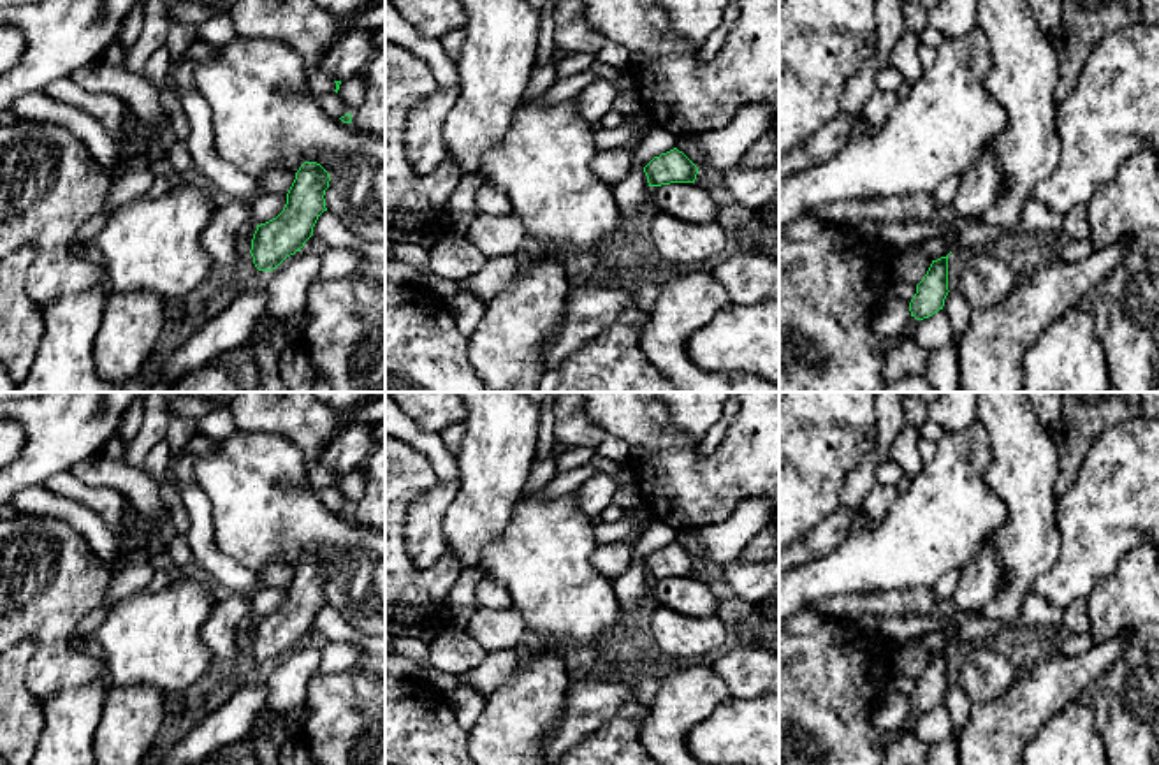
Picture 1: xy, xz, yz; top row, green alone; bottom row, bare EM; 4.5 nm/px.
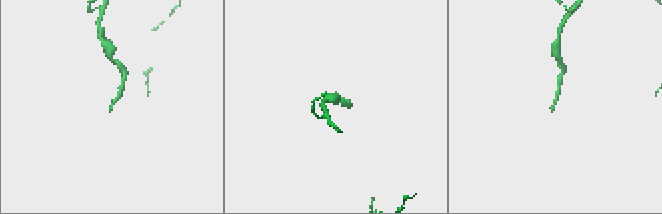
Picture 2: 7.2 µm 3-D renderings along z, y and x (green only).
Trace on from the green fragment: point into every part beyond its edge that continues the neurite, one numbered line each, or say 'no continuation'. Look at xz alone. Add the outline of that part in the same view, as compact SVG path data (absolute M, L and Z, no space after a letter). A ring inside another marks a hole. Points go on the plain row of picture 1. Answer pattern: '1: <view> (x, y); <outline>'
no continuation

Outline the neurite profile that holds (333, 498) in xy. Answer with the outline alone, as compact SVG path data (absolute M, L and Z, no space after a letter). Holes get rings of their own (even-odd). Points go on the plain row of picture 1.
M325 485L317 491L317 496L322 499L324 506L331 512L339 514L341 510L348 508L350 503L336 485Z

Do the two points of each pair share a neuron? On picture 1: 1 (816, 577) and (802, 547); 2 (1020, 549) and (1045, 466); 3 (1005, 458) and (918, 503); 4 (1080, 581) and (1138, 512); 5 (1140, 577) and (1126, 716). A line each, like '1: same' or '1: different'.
1: different
2: same
3: different
4: same
5: same

